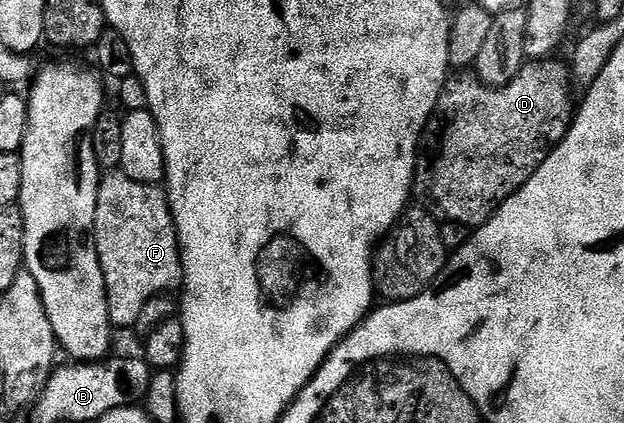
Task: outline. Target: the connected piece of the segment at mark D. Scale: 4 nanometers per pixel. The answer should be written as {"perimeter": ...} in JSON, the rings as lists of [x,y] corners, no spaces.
{"perimeter":[[[556,57],[525,62],[524,68],[518,73],[518,77],[514,77],[514,81],[510,81],[510,85],[506,85],[505,87],[488,87],[475,73],[453,74],[445,81],[442,93],[438,97],[438,105],[434,109],[431,120],[424,127],[424,134],[420,140],[420,149],[416,156],[415,198],[419,200],[427,211],[432,212],[437,220],[445,223],[461,223],[469,227],[469,229],[480,227],[515,191],[520,191],[522,185],[526,185],[526,181],[530,181],[530,177],[540,168],[542,161],[546,161],[549,153],[564,140],[566,133],[572,128],[574,118],[572,87],[574,88],[574,80],[569,68],[565,64],[563,67],[556,60]]]}

